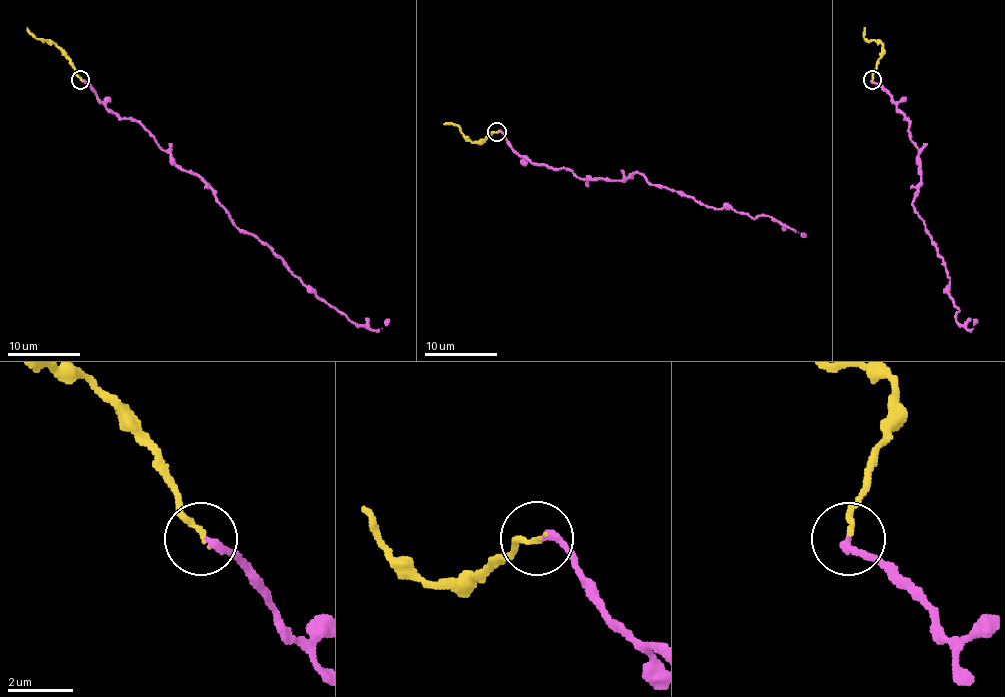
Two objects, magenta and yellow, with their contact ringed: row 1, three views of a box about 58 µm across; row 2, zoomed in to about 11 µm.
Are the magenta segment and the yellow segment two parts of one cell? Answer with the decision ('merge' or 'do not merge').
merge

